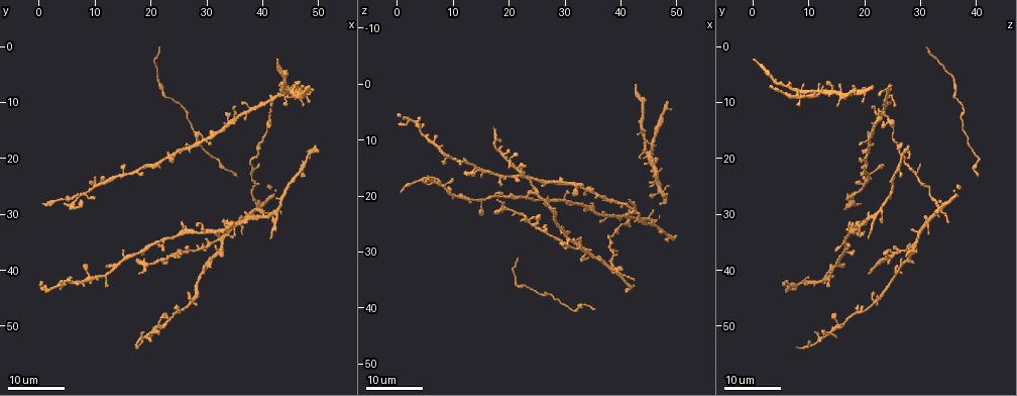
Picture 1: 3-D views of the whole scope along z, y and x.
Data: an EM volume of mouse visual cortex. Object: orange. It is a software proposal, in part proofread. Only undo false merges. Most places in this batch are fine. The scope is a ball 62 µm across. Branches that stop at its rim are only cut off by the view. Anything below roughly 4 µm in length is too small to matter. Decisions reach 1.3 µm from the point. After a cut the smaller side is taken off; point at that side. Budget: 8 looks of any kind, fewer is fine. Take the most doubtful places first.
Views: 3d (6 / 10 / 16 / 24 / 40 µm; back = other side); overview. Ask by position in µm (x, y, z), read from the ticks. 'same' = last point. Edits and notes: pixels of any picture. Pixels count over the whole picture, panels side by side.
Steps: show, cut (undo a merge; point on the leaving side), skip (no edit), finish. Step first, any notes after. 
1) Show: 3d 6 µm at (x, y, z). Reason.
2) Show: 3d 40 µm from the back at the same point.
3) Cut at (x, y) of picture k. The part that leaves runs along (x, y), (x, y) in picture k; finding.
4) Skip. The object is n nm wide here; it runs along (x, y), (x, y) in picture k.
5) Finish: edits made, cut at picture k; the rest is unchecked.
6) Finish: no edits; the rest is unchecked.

Show: 3d 16 µm at (42.5, 29.5, 22.0). Four or more arms meet.

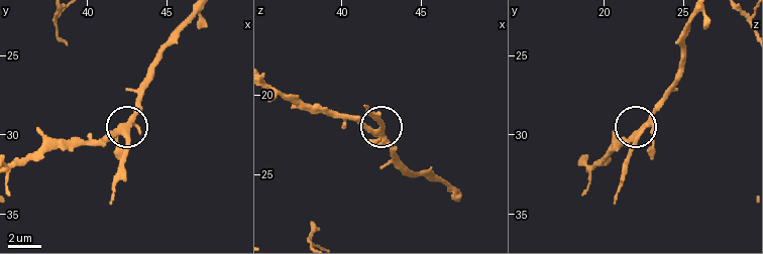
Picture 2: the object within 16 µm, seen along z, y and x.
Show: 3d 6 µm at (42.4, 30.0, 22.4). Zoom in.

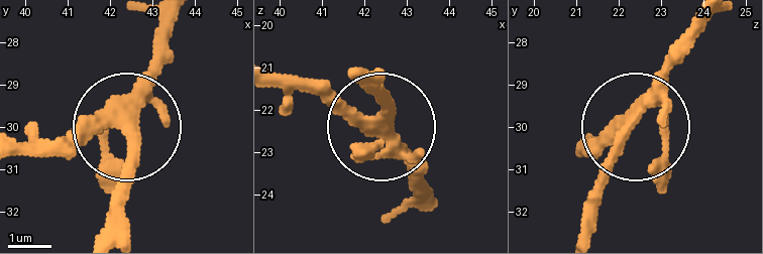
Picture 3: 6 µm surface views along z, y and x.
Skip. The object is 310 nm wide here; it runs along (17, 157), (114, 124), (125, 135), (125, 208) in picture 3; one cell here.

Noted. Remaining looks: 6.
Show: 3d 16 µm at (44.5, 8.0, 12.0). Looks like a crossing.

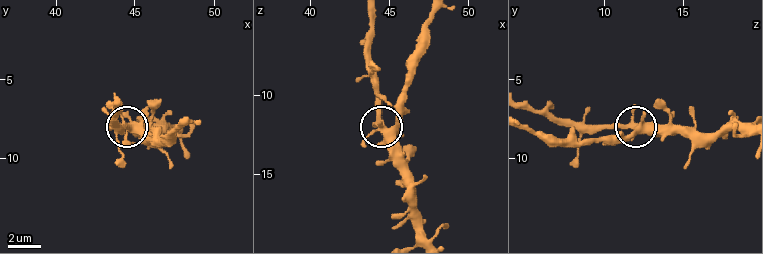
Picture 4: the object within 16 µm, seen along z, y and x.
Show: 3d 6 µm at (45.0, 8.0, 12.4).

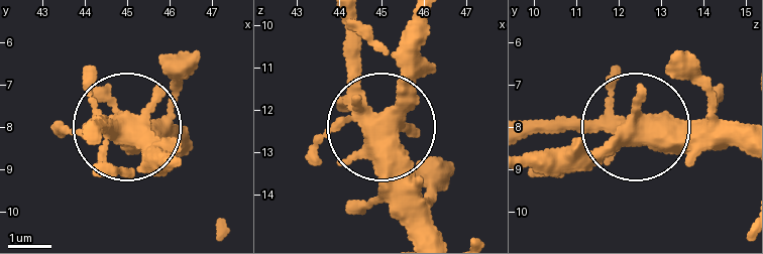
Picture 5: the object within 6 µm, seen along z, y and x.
Show: 3d 6 µm from the back at (44.90, 8.00, 12.30).

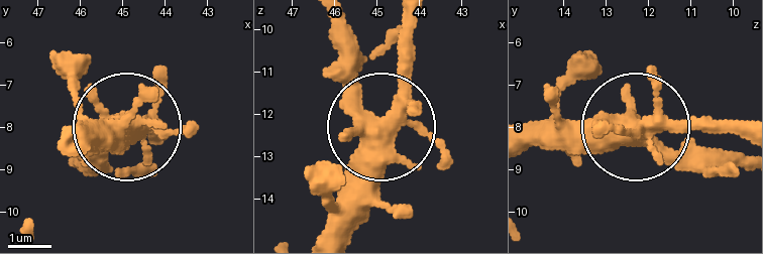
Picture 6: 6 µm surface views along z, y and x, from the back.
Skip. All the same cell.

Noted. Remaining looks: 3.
Show: 3d 16 µm at (32.5, 34.5, 29.5). Three arms meet.

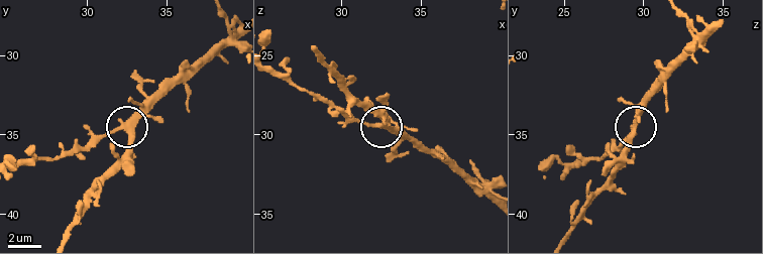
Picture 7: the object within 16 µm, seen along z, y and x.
Show: 3d 10 µm at (32.5, 34.8, 29.4).

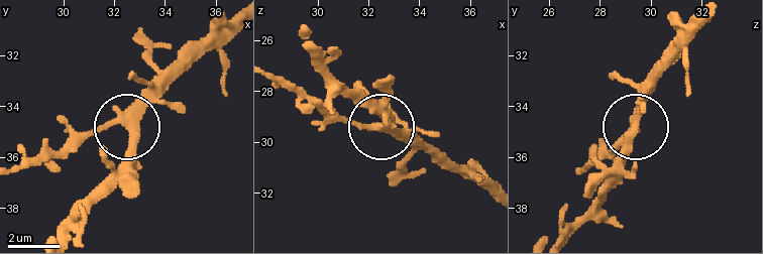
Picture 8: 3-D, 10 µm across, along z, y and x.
Skip. It runs along (234, 16), (130, 120), (130, 197) in picture 8; all the same cell.

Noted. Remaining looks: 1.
Finish: no edits; the rest is unchecked.

